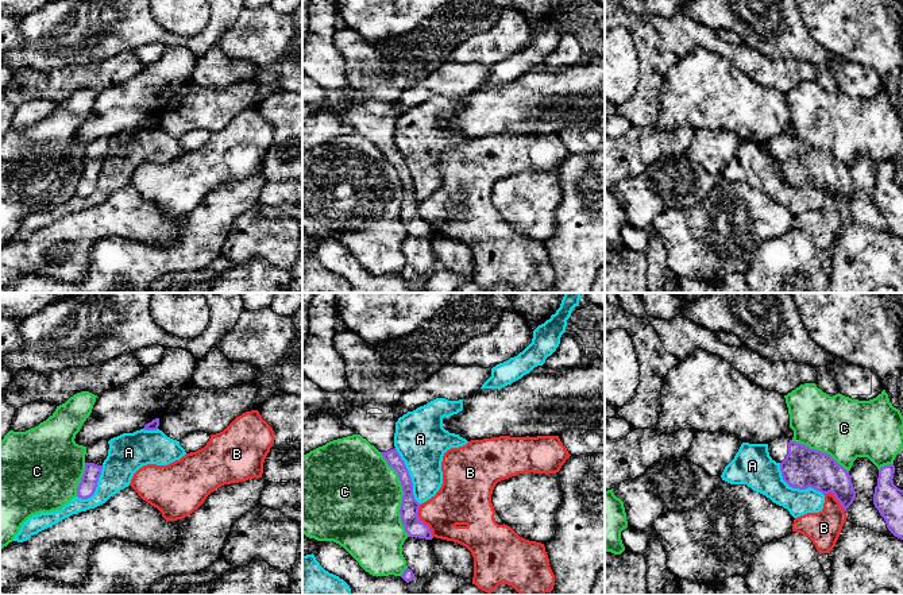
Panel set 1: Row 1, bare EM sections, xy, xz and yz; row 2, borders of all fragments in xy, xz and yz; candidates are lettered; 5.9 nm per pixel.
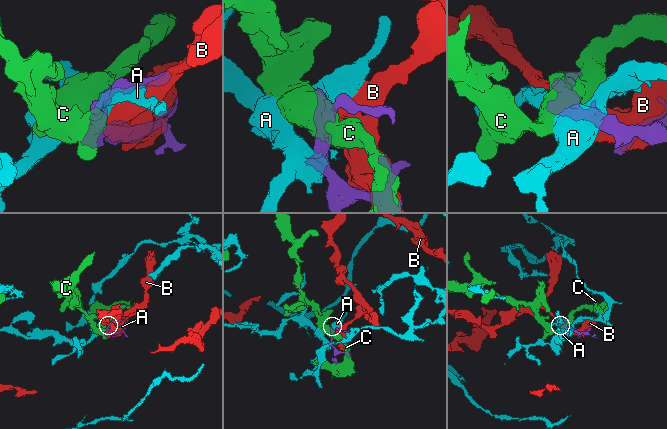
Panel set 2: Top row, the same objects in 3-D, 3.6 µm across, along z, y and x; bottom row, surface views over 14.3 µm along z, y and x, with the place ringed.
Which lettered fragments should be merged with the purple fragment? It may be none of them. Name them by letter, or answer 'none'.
none

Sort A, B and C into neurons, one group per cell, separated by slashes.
A / B / C

